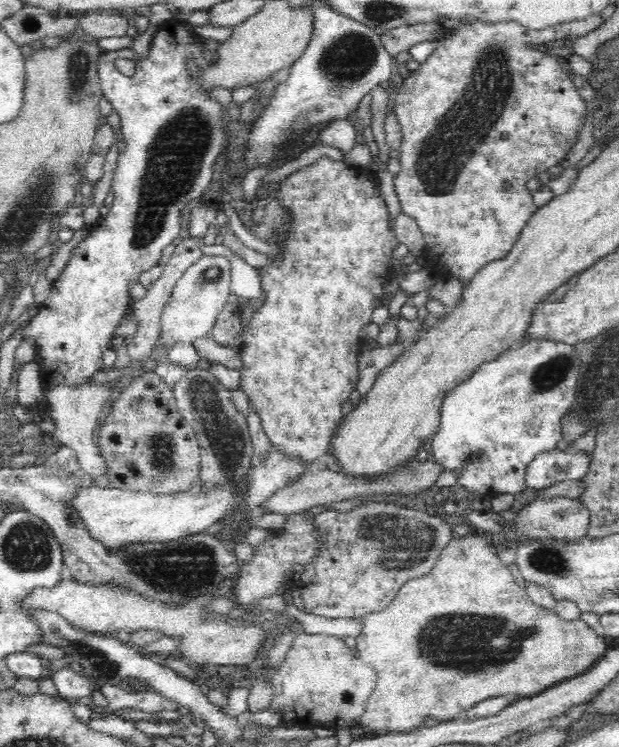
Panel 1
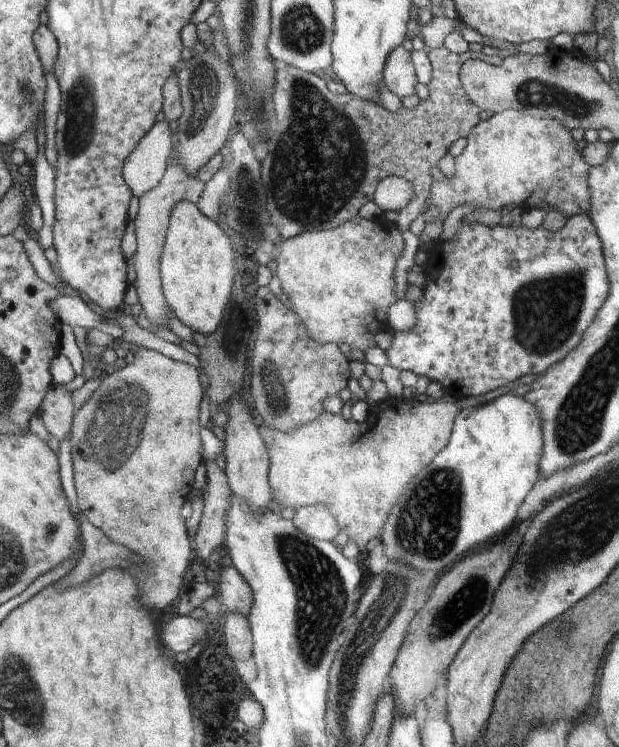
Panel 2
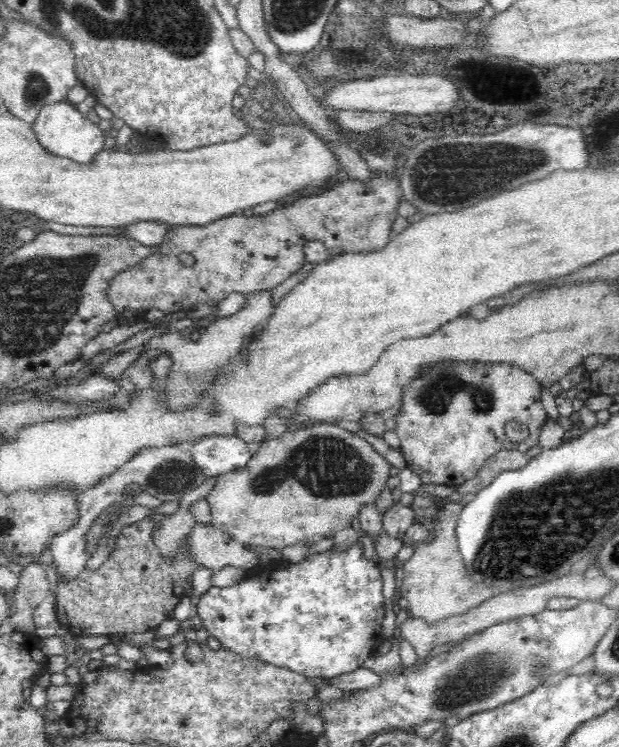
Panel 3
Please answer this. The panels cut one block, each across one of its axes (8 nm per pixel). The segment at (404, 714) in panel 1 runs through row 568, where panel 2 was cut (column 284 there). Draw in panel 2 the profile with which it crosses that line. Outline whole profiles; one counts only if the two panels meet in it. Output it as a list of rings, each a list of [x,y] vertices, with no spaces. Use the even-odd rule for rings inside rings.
[[[416,397],[410,406],[400,404],[388,406],[386,400],[370,405],[370,413],[363,422],[346,420],[341,413],[322,411],[313,421],[301,427],[284,432],[262,423],[260,428],[270,454],[269,483],[273,489],[273,504],[277,511],[292,508],[298,511],[308,505],[322,505],[334,516],[335,521],[345,529],[350,540],[356,542],[361,553],[366,553],[366,544],[382,534],[390,510],[398,502],[406,484],[421,470],[433,462],[433,458],[449,444],[453,422],[460,412],[455,403],[421,402]]]

